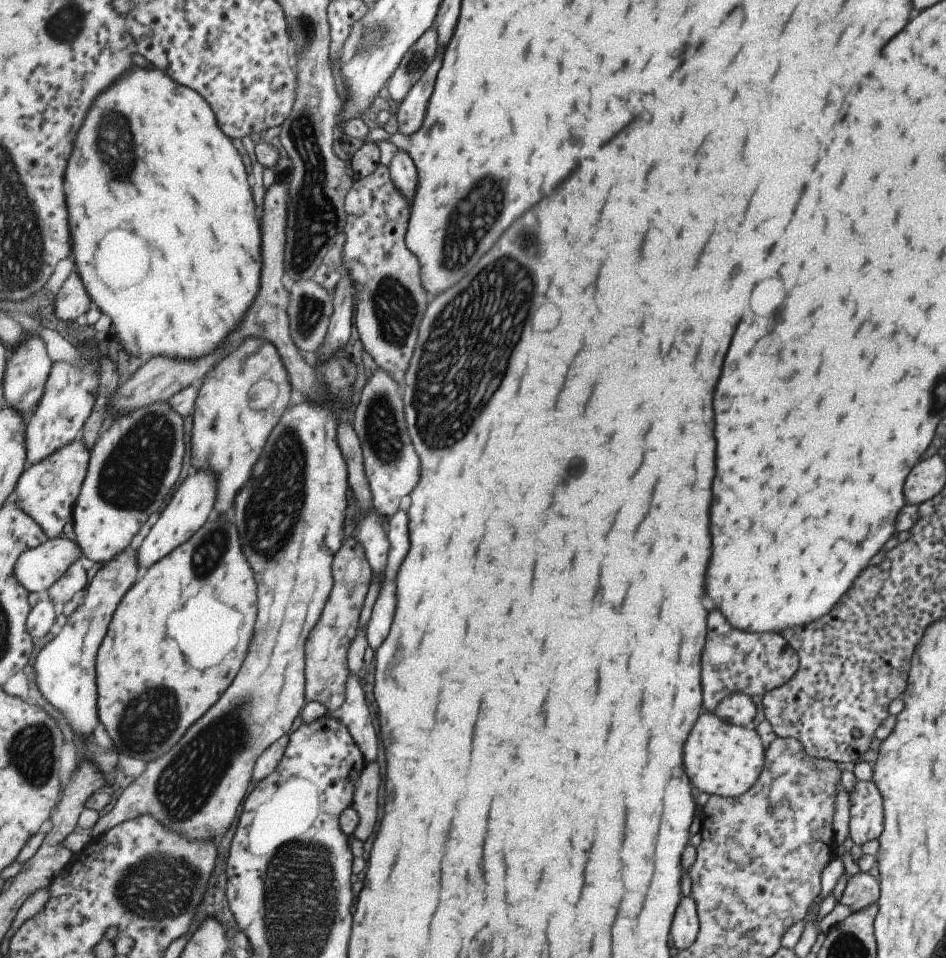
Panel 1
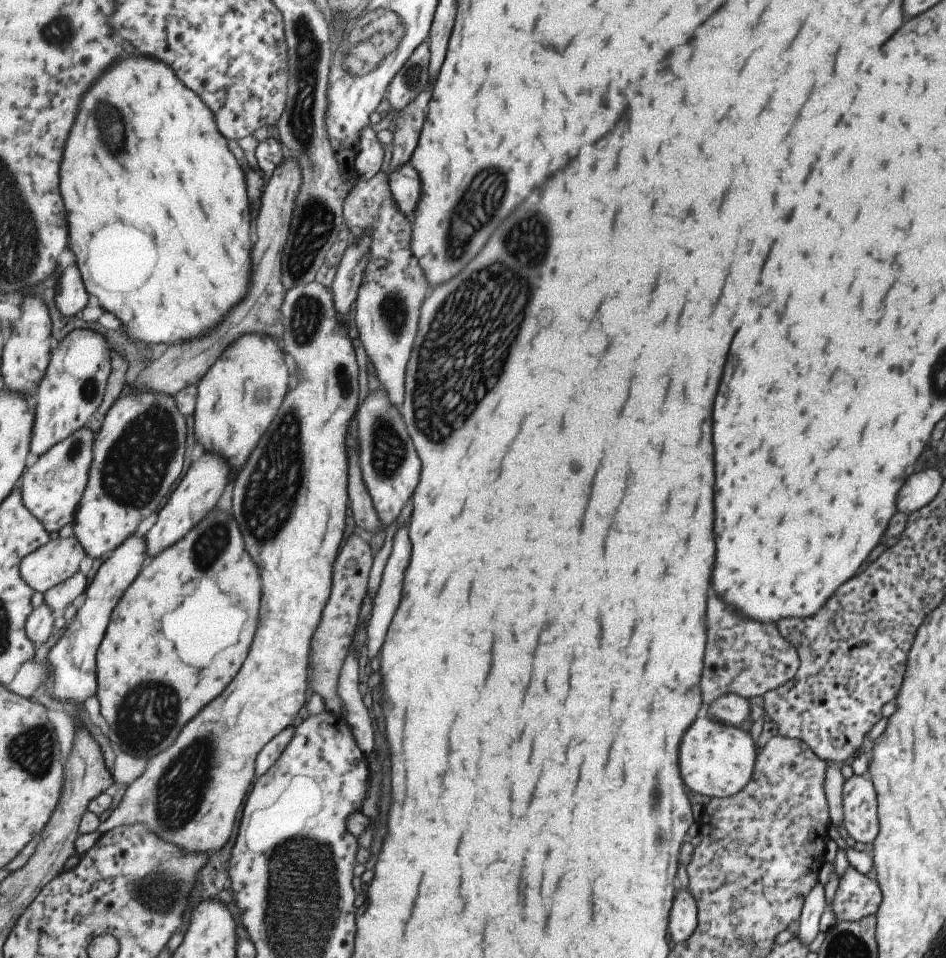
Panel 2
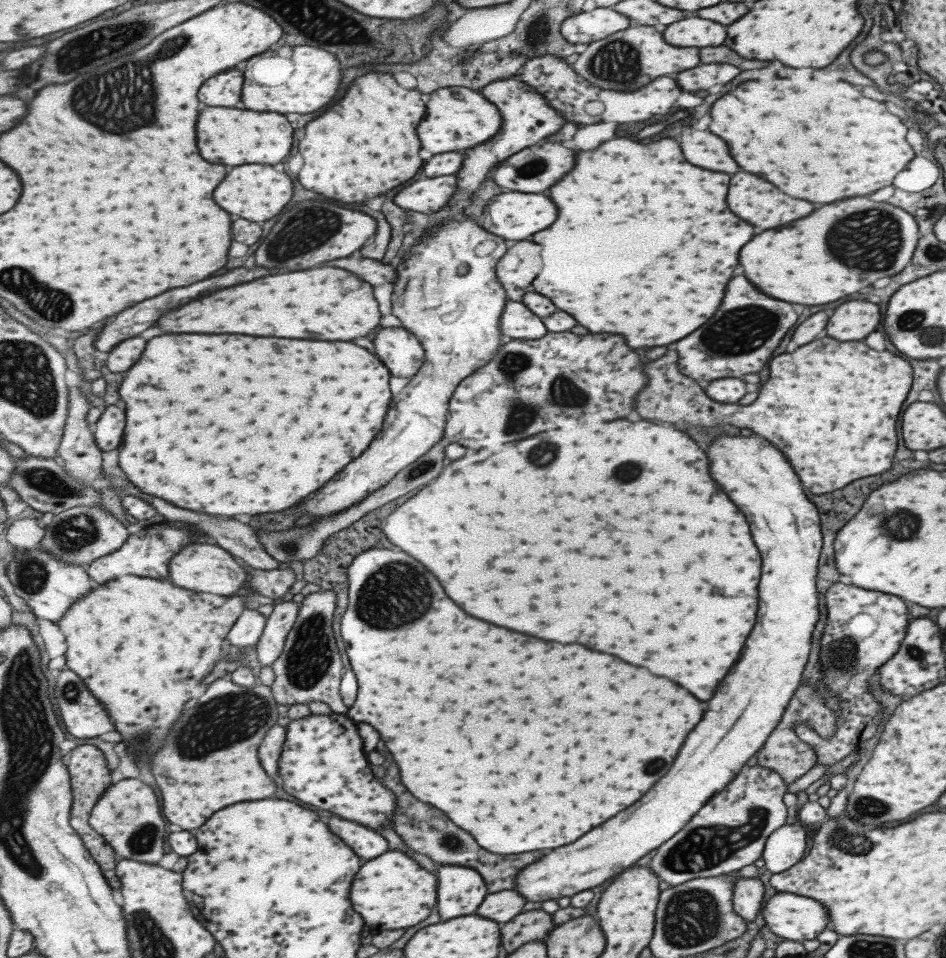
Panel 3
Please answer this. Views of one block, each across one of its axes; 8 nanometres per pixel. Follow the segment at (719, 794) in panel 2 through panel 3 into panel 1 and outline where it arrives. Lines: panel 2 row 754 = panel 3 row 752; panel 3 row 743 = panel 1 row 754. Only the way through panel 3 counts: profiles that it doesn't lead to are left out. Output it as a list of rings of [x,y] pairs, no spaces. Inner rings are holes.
[[[707,712],[701,714],[701,720],[697,718],[693,730],[687,736],[683,752],[683,764],[691,784],[701,792],[723,798],[737,798],[745,794],[761,776],[767,754],[757,736],[757,730],[751,730],[751,726],[743,728],[725,722],[719,716]]]

